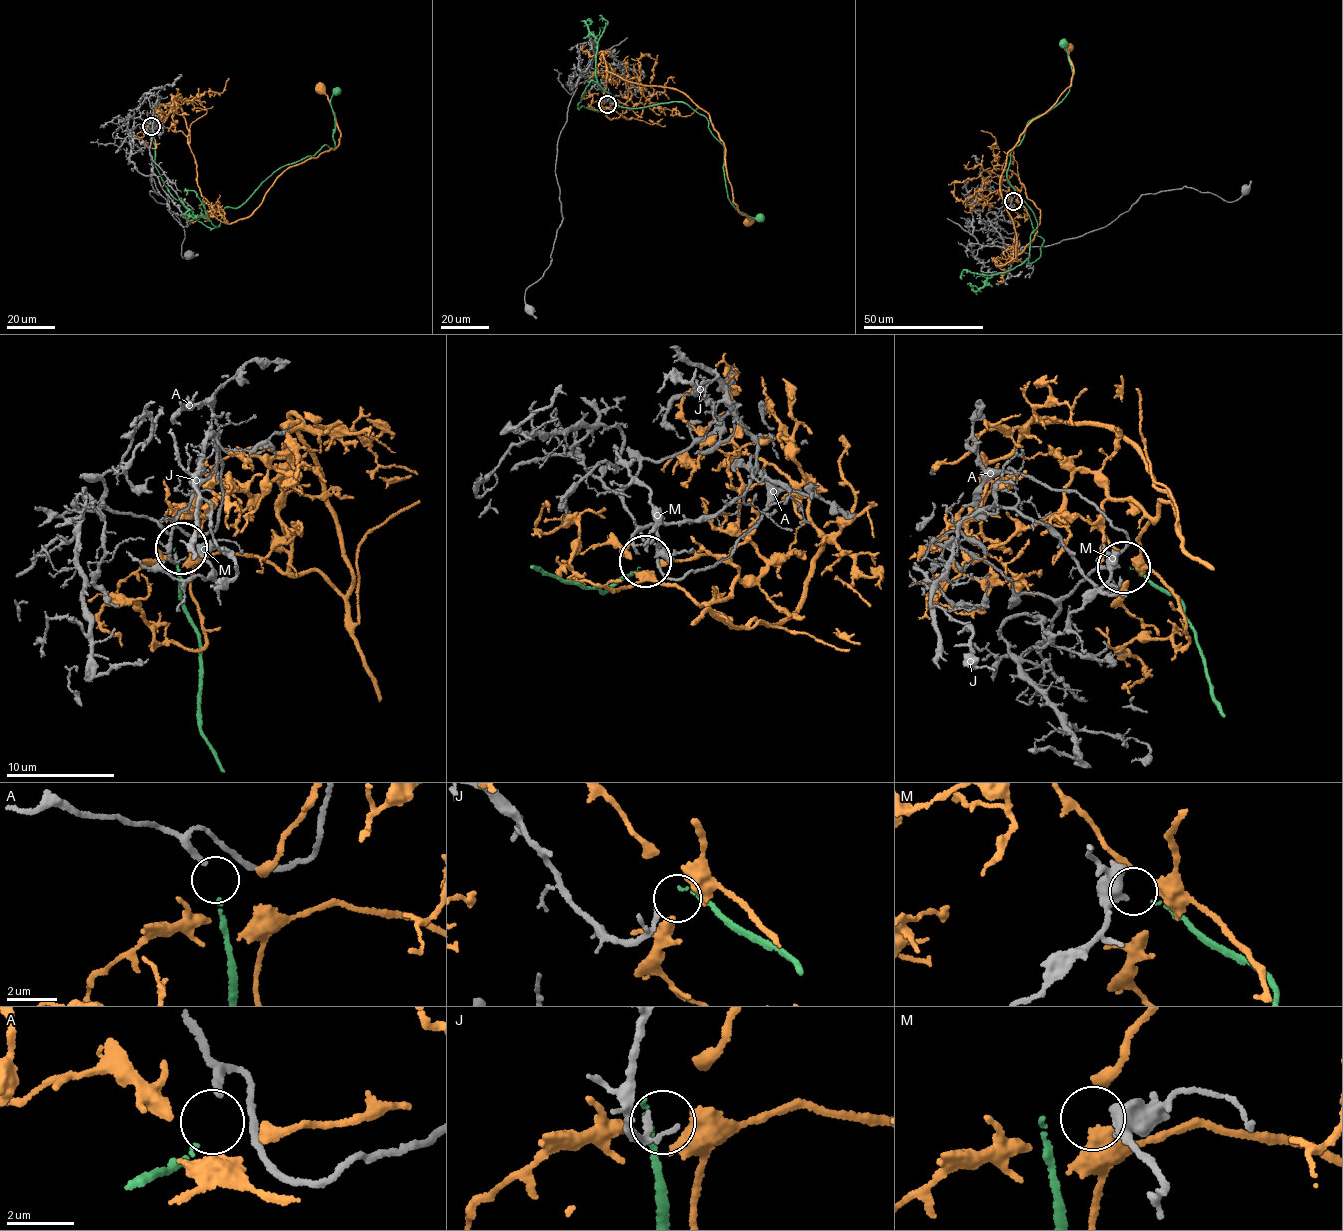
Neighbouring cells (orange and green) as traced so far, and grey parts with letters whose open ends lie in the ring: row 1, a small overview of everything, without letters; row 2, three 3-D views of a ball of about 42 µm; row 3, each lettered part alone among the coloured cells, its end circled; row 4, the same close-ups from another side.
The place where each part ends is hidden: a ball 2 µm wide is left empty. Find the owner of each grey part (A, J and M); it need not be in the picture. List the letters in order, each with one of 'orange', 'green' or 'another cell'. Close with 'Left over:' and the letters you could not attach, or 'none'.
A: green
J: another cell
M: orange
Left over: J

